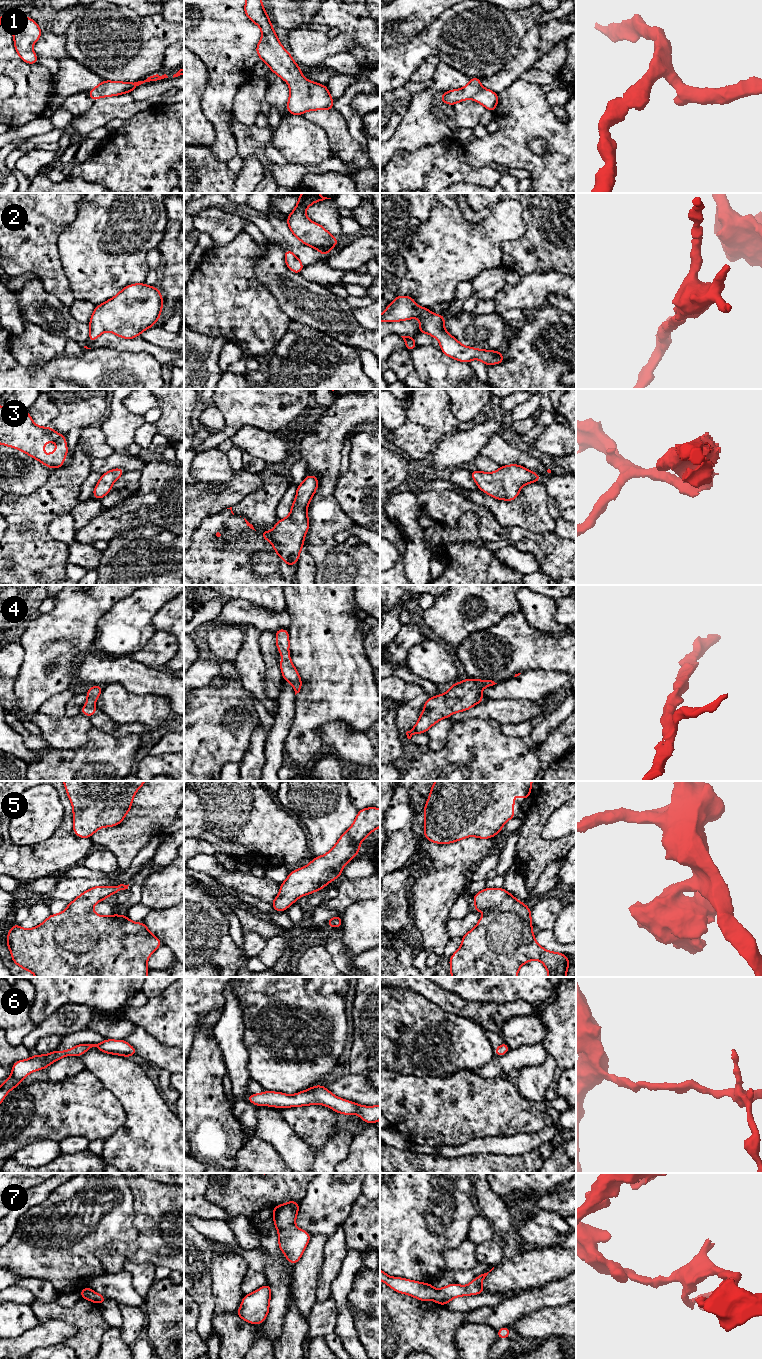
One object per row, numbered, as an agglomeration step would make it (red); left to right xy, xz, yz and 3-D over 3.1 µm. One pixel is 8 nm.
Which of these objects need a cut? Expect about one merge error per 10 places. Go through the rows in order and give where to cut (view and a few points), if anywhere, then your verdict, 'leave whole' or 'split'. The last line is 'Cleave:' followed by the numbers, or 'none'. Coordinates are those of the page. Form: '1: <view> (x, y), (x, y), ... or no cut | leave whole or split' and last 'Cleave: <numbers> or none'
1: no cut | leave whole
2: no cut | leave whole
3: no cut | leave whole
4: no cut | leave whole
5: no cut | leave whole
6: no cut | leave whole
7: no cut | leave whole
Cleave: none

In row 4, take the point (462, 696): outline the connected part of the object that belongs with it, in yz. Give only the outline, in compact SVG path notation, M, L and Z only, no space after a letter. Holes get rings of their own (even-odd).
M466 678L460 683L451 684L446 693L429 697L424 704L424 712L419 714L418 722L406 732L407 738L411 739L413 734L427 733L435 723L450 717L454 712L469 710L477 703L484 701L480 691L495 684L497 683L492 680Z

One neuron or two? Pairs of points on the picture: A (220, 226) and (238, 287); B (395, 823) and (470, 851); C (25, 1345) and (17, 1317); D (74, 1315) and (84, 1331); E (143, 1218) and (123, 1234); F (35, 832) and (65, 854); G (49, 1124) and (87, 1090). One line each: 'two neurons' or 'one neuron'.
A: two neurons
B: two neurons
C: two neurons
D: one neuron
E: two neurons
F: two neurons
G: one neuron

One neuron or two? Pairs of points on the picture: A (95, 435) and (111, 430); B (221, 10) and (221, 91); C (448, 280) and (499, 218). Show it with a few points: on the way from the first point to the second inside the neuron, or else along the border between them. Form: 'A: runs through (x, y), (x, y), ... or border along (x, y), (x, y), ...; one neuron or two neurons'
A: border along (100, 427), (105, 441), (114, 451); two neurons
B: runs through (221, 30), (225, 71); one neuron
C: runs through (458, 265), (490, 233); one neuron

